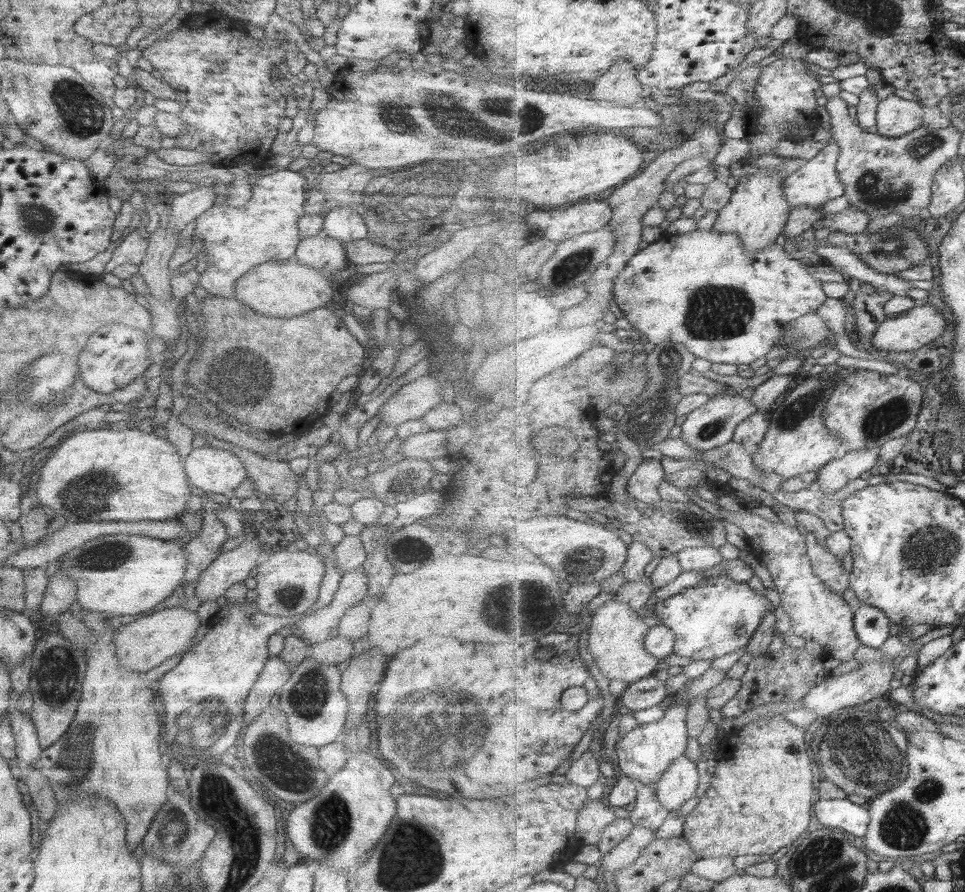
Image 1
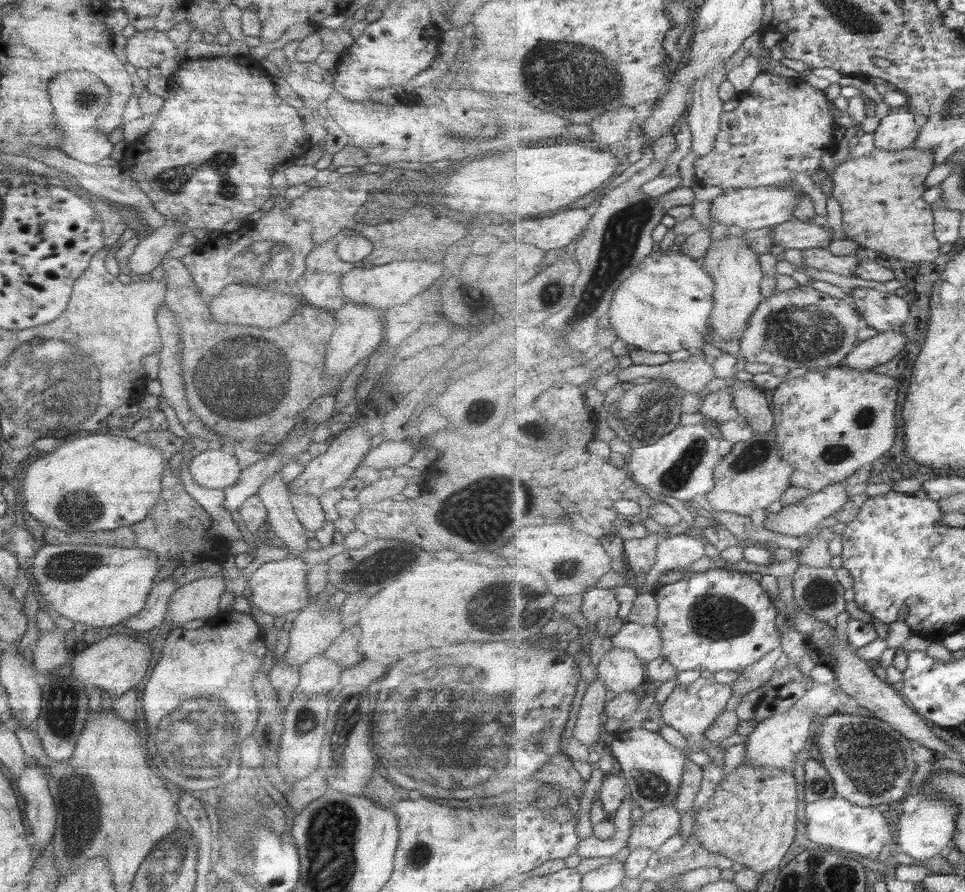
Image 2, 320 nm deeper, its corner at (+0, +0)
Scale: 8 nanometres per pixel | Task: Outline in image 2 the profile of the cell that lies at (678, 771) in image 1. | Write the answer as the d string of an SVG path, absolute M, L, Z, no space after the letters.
M674 804L646 811L643 817L634 823L628 848L631 852L640 847L658 851L667 840L679 832L679 826L681 814Z

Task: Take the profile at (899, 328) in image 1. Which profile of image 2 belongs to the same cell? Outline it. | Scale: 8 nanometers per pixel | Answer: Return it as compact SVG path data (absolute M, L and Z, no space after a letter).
M899 330L879 332L862 341L843 361L843 366L855 371L868 372L872 368L893 360L907 346L907 336Z

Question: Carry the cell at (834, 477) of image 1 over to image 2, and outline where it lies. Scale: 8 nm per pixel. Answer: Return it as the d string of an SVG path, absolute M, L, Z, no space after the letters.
M844 480L838 481L821 492L812 493L801 502L783 506L780 512L767 514L764 526L789 536L805 538L806 534L814 534L825 518L837 515L849 502L847 486Z

